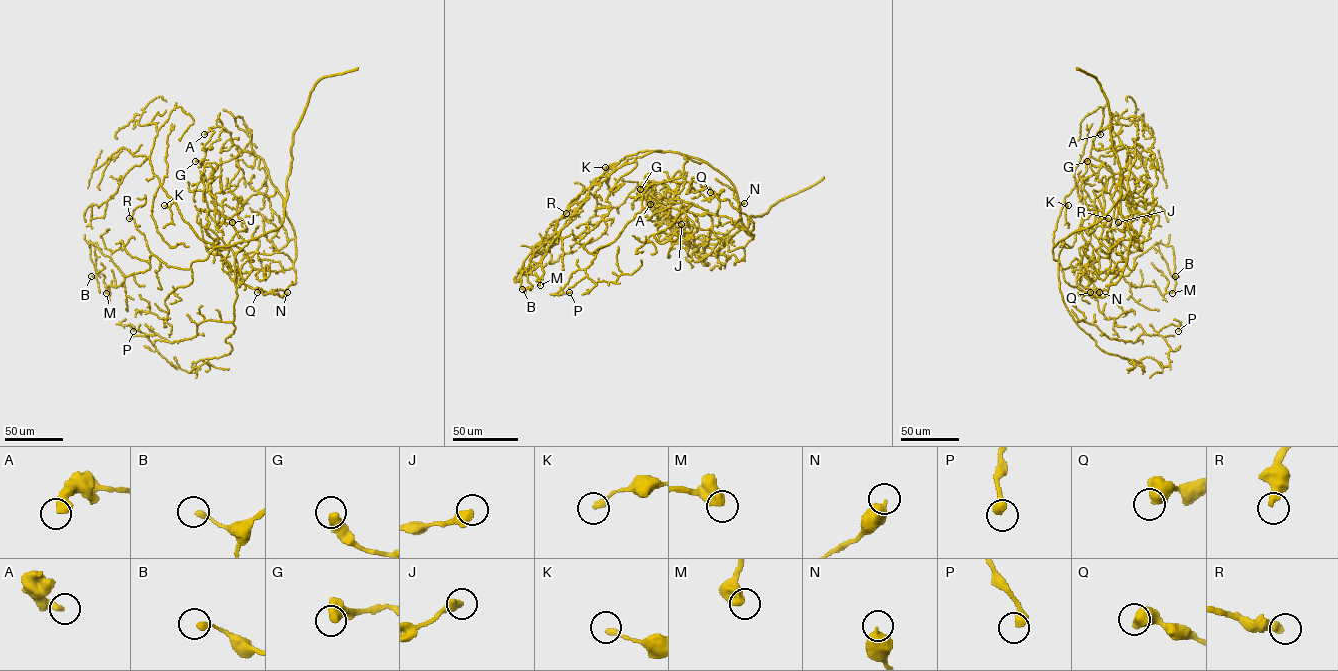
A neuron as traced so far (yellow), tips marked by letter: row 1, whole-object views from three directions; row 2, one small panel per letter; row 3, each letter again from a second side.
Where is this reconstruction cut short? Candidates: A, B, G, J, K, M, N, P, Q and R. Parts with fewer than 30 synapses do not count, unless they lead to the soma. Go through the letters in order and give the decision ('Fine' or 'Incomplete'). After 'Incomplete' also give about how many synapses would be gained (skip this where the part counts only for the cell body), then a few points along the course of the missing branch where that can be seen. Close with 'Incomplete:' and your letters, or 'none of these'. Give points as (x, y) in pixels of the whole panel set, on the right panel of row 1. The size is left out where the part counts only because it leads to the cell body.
A: Fine
B: Fine
G: Fine
J: Fine
K: Fine
M: Fine
N: Fine
P: Fine
Q: Fine
R: Incomplete. Roughly 40 synapses. Course of what is missing: (1108, 218), (1111, 220), (1117, 215), (1126, 229)
Incomplete: R

